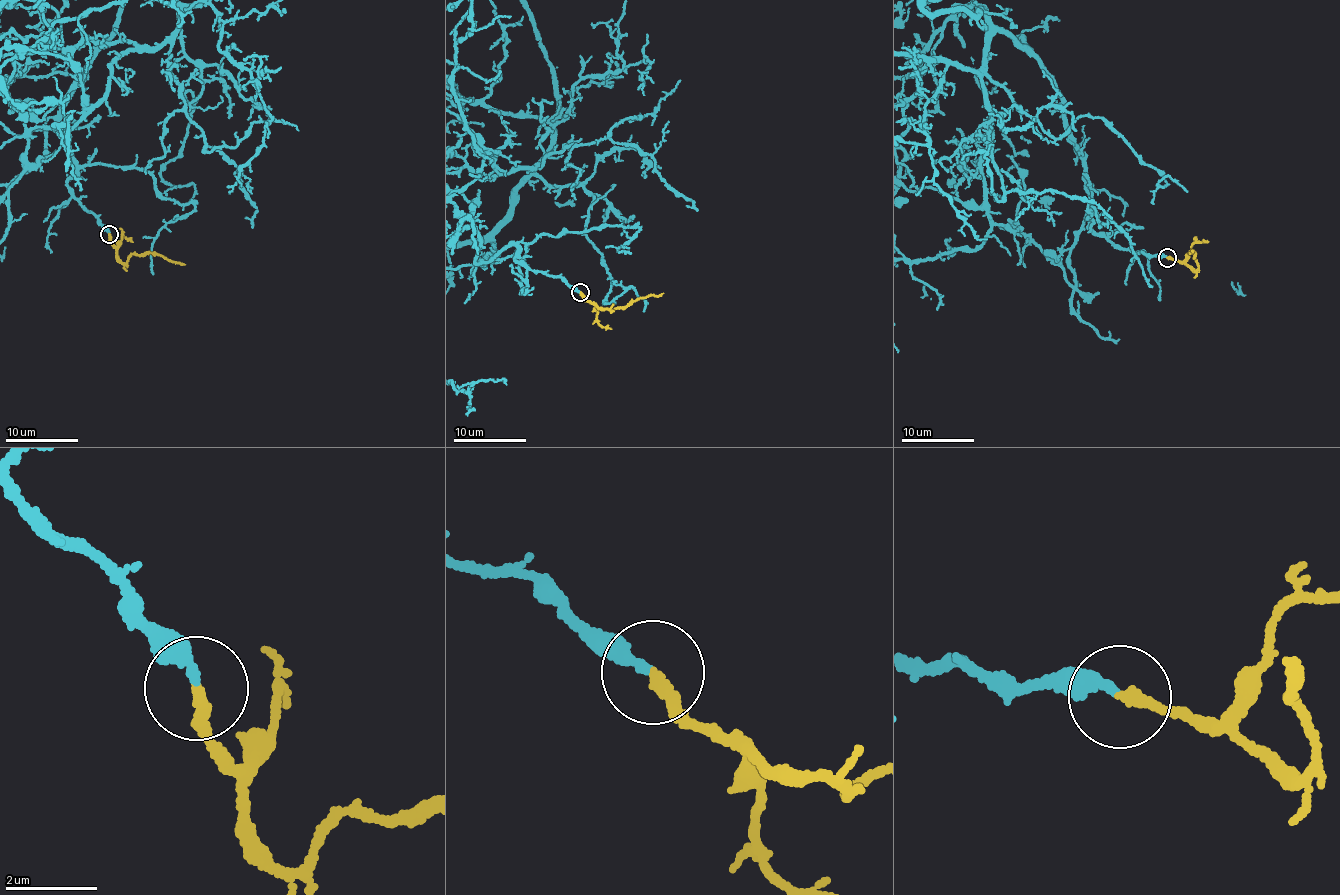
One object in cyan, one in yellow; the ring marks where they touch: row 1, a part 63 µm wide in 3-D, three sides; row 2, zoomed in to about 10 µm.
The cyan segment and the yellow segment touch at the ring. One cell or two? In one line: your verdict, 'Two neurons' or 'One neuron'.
One neuron

